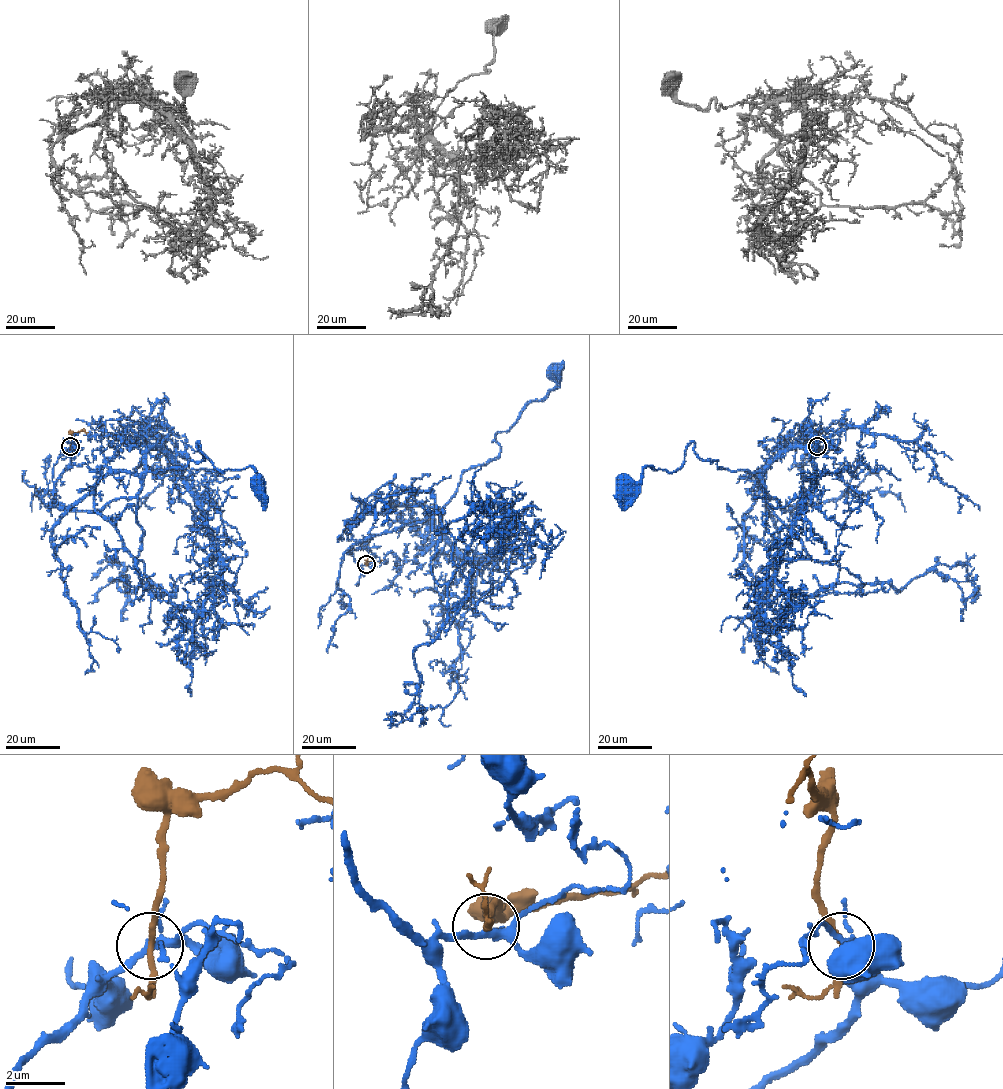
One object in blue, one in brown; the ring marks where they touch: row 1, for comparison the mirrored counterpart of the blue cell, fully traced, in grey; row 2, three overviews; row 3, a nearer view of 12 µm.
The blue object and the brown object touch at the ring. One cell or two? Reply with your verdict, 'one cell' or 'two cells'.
two cells

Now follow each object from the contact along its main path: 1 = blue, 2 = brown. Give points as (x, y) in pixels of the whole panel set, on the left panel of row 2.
1: (70, 446), (54, 498), (78, 510), (203, 460), (198, 441), (256, 485)
2: (70, 446), (73, 434), (80, 431), (88, 433)

